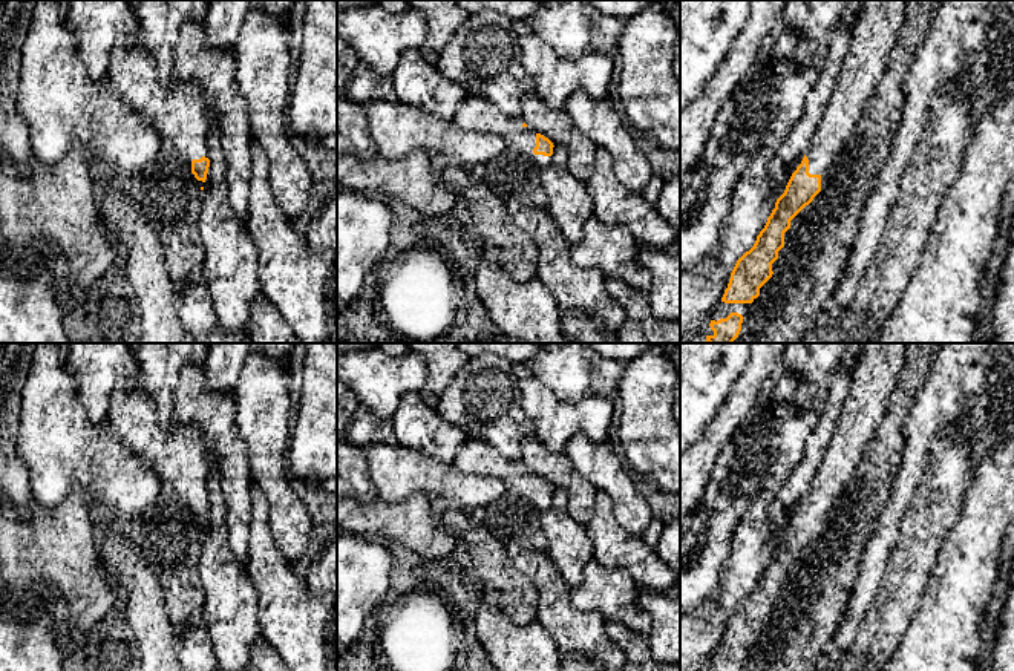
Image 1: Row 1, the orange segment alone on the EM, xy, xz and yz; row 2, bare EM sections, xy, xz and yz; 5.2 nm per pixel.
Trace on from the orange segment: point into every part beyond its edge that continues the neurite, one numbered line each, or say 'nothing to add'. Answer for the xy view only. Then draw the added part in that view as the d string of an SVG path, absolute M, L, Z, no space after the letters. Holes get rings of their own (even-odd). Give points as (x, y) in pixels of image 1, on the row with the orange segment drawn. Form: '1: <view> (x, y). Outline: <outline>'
1: xy (178, 114). Outline: M138 35L118 38L110 55L107 80L132 104L136 115L152 121L161 142L168 142L190 162L202 156L208 158L207 135L210 121L202 98L195 87L181 86L176 77L173 84L162 84L153 57Z

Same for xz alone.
1: xz (475, 114). Outline: M467 95L452 121L463 130L501 136L505 146L516 147L521 153L528 155L541 169L551 162L551 156L533 153L536 147L536 132L530 127L524 127L521 116L513 118L504 115L482 95Z

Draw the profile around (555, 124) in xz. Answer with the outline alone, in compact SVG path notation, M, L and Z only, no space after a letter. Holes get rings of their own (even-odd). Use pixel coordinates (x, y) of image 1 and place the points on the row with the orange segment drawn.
M532 90L522 98L521 118L527 127L548 138L553 146L562 146L568 153L568 170L579 181L587 182L593 172L597 147L576 127L564 109L550 109L539 95Z

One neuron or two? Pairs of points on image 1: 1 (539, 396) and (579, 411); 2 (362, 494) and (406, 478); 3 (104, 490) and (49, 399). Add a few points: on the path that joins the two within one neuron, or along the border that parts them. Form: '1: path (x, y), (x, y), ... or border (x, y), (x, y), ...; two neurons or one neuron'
1: path (549, 405), (555, 411), (570, 411); one neuron
2: border (363, 455), (368, 464), (368, 477), (377, 497); two neurons
3: path (91, 468), (54, 431), (52, 422); one neuron

